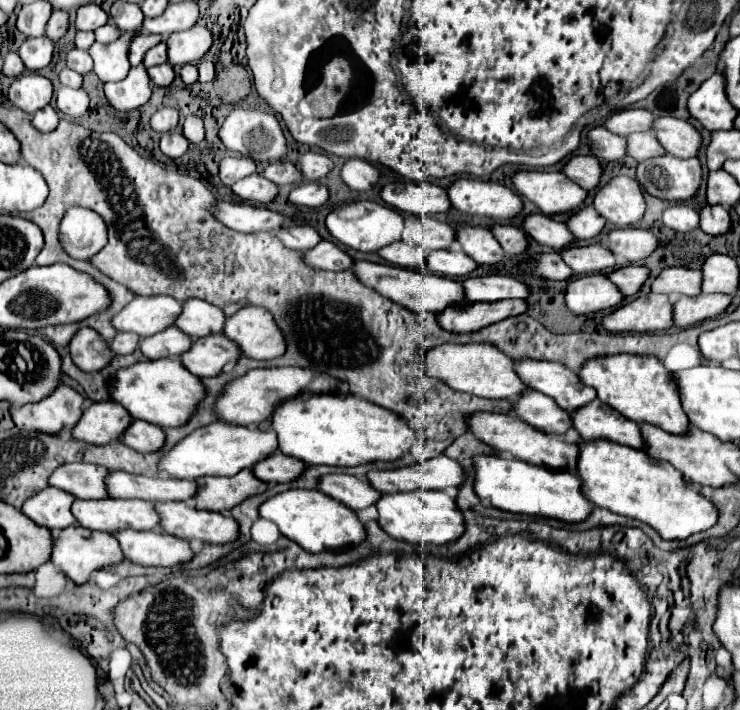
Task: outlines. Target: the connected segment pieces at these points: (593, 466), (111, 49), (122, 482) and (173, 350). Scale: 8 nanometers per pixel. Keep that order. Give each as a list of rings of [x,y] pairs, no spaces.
[[[596,440],[596,444],[582,442],[580,444],[580,456],[578,456],[578,476],[584,480],[584,492],[588,492],[588,500],[592,500],[594,506],[606,508],[614,514],[636,518],[648,526],[652,526],[662,540],[686,540],[688,536],[696,532],[704,532],[712,528],[718,522],[718,508],[714,502],[706,496],[702,496],[698,490],[690,488],[690,484],[684,480],[682,472],[672,468],[672,464],[650,458],[644,450],[628,448],[622,444],[612,444],[608,440]]]
[[[138,28],[134,32],[124,32],[112,44],[94,42],[90,46],[88,52],[94,60],[94,72],[98,74],[98,78],[102,82],[116,82],[116,80],[124,80],[124,76],[128,76],[128,70],[130,70],[128,48],[130,48],[130,42],[134,40],[134,36],[140,32],[142,32],[142,28]]]
[[[110,472],[108,494],[114,498],[144,498],[152,502],[170,502],[170,500],[192,500],[196,496],[196,480],[176,480],[160,476],[136,476],[124,472]]]
[[[172,326],[166,328],[164,332],[158,332],[154,336],[142,338],[140,350],[146,358],[156,360],[156,358],[174,358],[182,356],[192,348],[192,340],[188,334],[184,334],[180,328]]]

